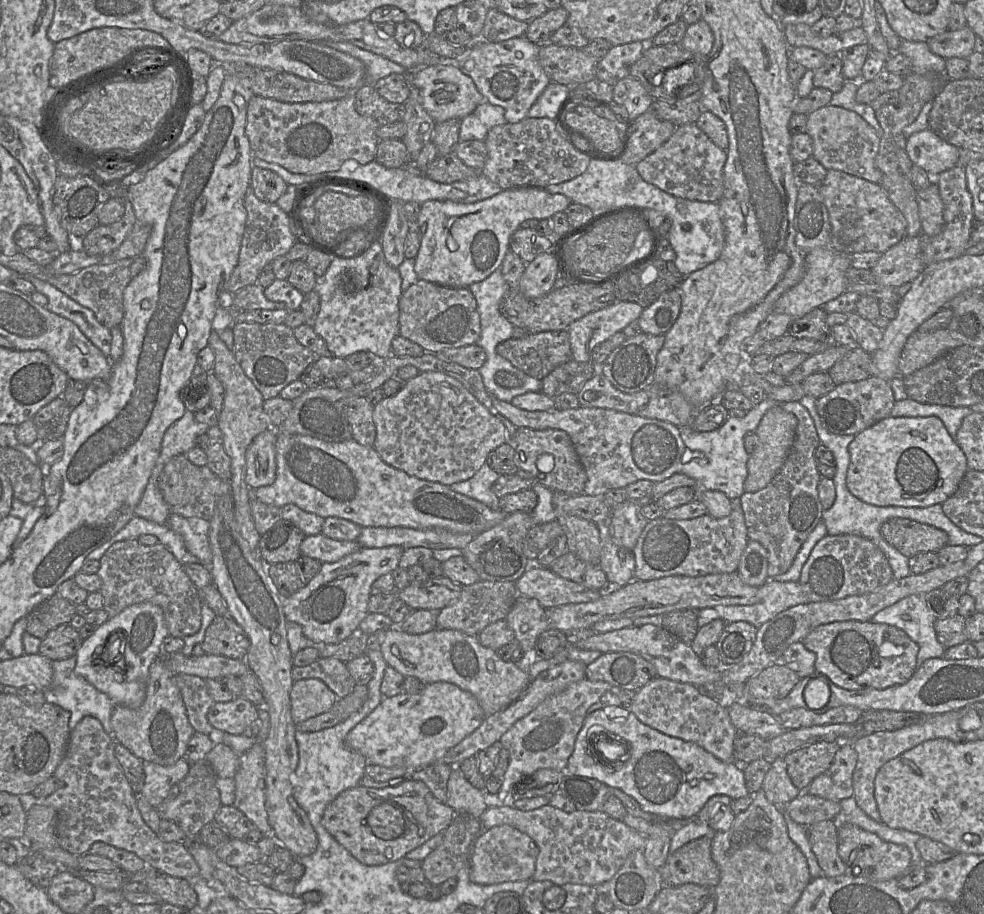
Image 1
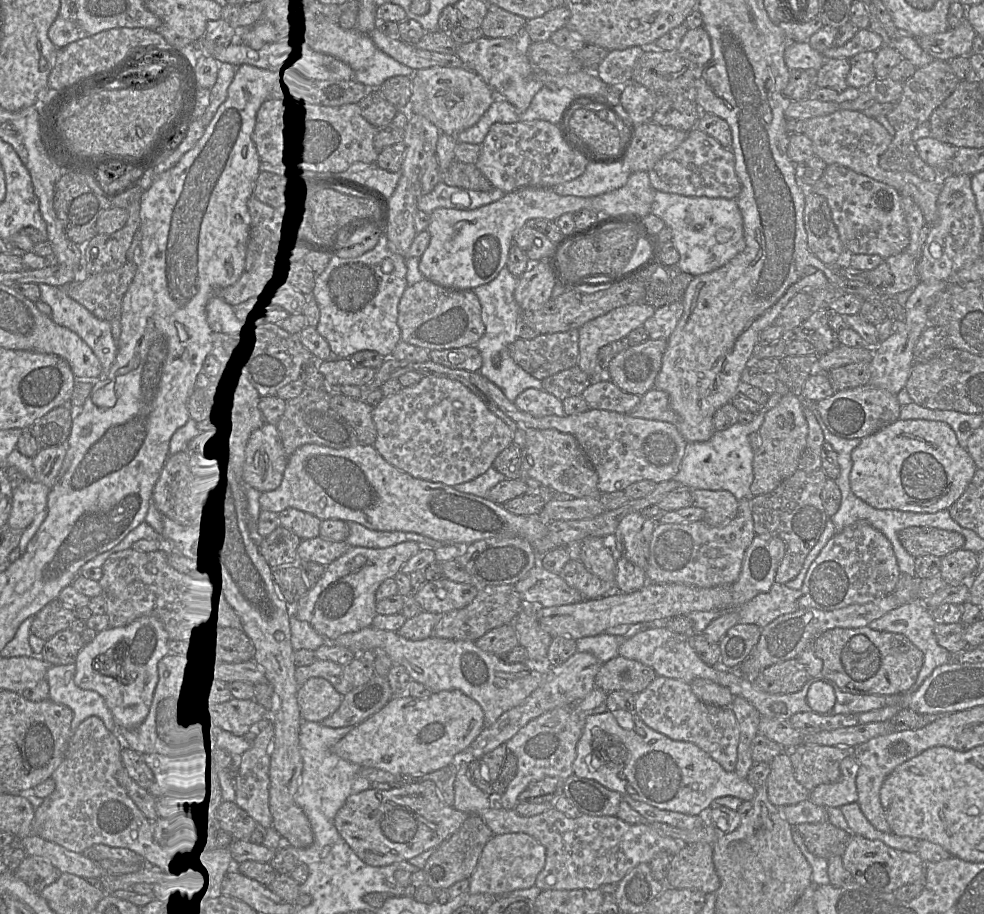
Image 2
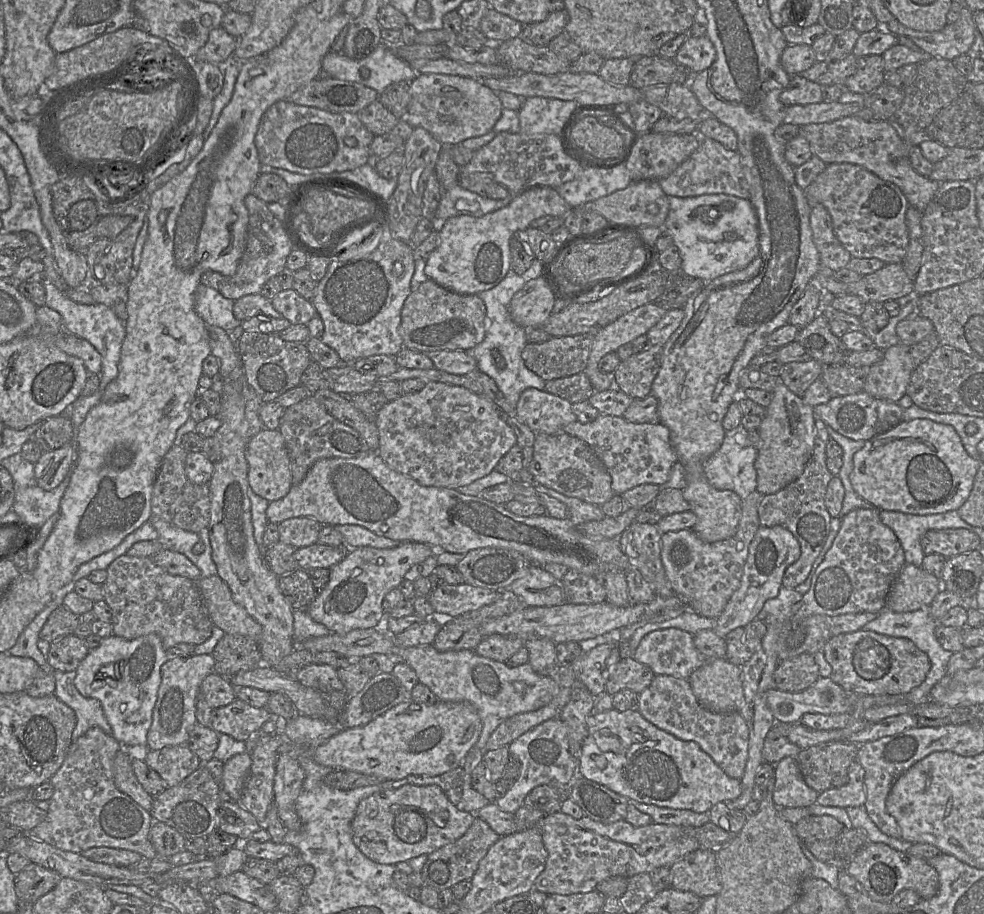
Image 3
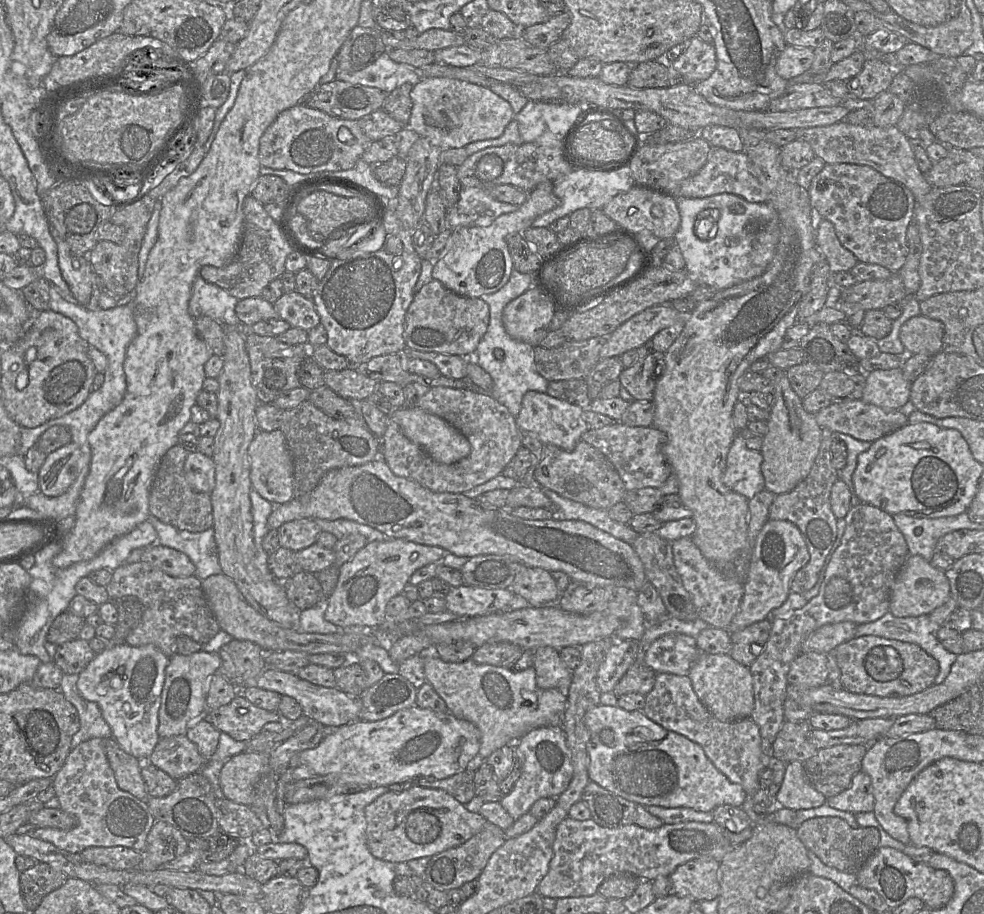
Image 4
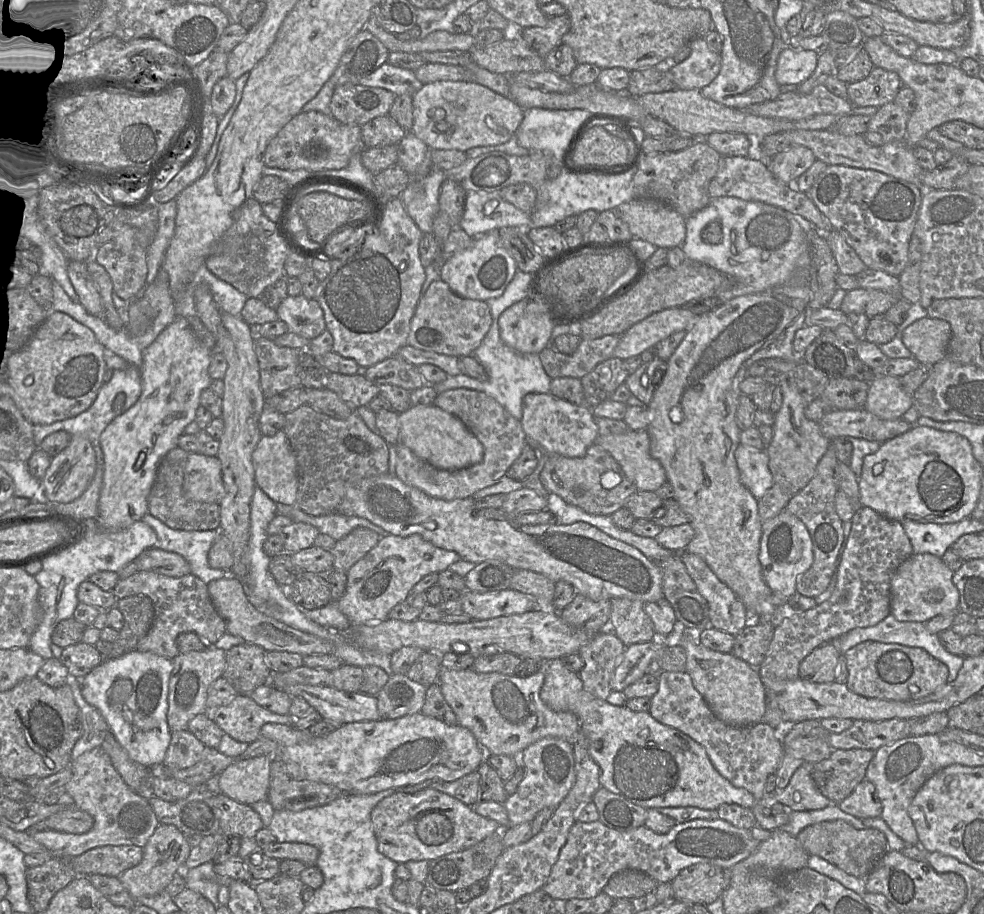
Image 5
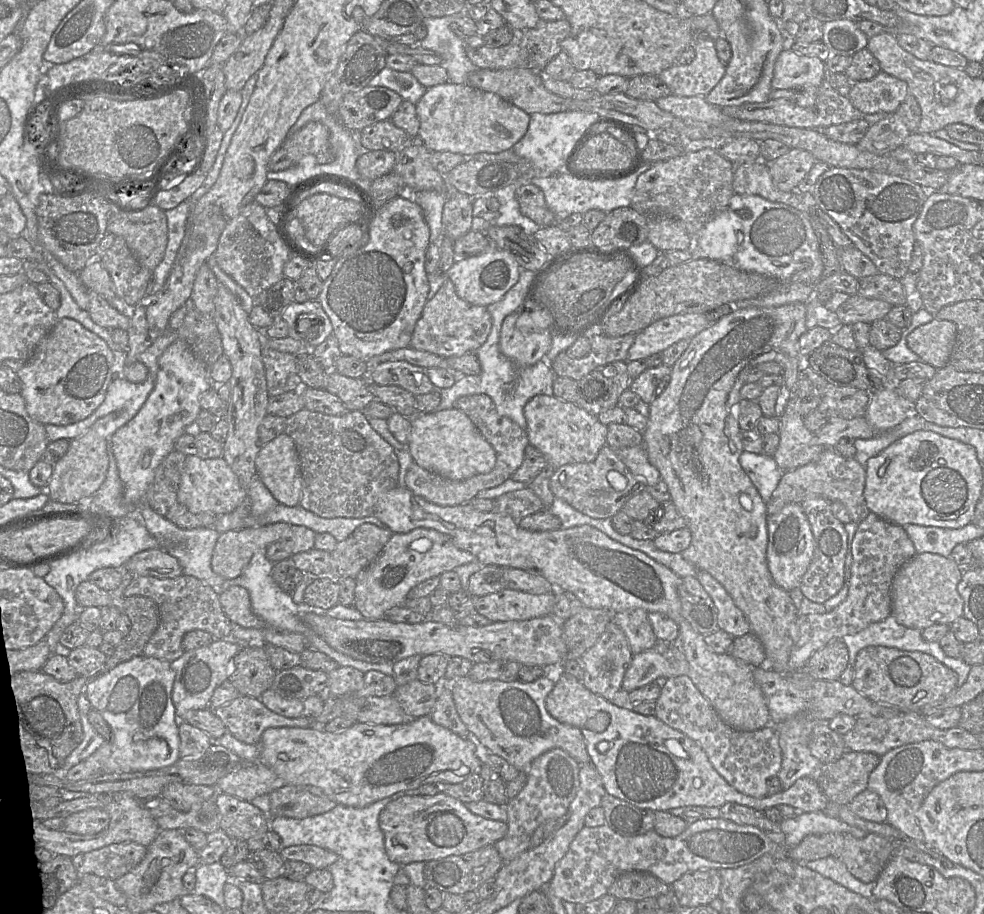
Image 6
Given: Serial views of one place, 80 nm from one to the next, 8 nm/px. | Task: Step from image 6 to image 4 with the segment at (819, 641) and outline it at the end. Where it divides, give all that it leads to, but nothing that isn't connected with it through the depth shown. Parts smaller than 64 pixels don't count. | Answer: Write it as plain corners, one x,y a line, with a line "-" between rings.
859,503
850,508
848,513
844,517
844,520
846,523
845,531
841,537
839,545
833,551
829,562
827,563
824,570
822,571
822,577
819,579
819,591
817,595
814,596
812,599
808,600
808,602
802,608
794,611
790,616
786,616
785,618
775,618
771,620
771,630
770,630
769,638
764,648
762,649
761,653
756,657
754,662
748,667
753,680
753,695
754,695
754,709
749,718
753,722
755,722
755,724
758,725
760,730
760,736
761,736
762,751
768,756
772,756
772,744
775,740
776,735
779,733
782,725
785,723
784,701
787,697
787,687
788,687
787,674
789,672
791,662
802,653
801,647
804,640
812,632
814,632
815,630
817,630
818,628
826,624
834,624
834,623
839,623
844,621
850,621
857,625
861,625
861,624
876,621
884,614
886,614
889,611
890,590
893,581
901,566
904,564
908,556
910,556
906,541
903,535
901,534
901,532
899,531
899,529
897,528
896,524
894,523
892,515
887,514
886,512
870,504

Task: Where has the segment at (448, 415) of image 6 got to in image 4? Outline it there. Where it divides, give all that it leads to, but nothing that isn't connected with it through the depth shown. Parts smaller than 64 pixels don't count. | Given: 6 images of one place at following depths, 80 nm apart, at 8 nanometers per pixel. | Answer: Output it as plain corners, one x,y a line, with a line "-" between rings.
405,406
391,413
403,434
421,446
435,461
453,464
470,454
467,438
442,418
416,406

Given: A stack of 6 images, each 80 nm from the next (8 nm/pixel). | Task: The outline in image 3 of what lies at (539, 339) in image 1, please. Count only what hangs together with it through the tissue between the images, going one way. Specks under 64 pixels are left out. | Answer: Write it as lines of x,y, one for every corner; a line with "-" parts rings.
594,335
551,337
542,343
527,343
521,353
525,366
545,381
583,372

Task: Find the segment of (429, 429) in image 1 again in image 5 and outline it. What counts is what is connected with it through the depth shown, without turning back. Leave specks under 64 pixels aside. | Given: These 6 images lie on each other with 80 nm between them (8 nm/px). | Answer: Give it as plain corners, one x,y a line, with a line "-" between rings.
467,388
446,390
437,394
433,405
459,418
483,445
484,456
480,463
448,471
438,469
420,459
401,442
391,445
395,446
397,452
396,476
405,484
418,488
432,497
447,501
466,499
478,490
496,484
506,475
526,445
526,434
520,421
494,398
483,392

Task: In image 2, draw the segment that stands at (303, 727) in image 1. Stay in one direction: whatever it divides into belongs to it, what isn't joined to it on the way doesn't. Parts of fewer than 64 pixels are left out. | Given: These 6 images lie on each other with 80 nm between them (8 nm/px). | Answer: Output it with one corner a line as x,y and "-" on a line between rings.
374,674
368,682
344,695
339,708
321,724
331,728
355,727
380,711
393,697
387,677

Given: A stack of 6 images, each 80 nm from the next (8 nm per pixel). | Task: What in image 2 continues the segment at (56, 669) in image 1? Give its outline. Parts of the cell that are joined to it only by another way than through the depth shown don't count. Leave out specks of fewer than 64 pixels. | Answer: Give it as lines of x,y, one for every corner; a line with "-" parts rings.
50,665
46,674
49,699
64,704
73,711
71,736
82,721
91,716
99,717
108,731
118,734
118,728
104,698
95,691
79,688
74,682
76,665

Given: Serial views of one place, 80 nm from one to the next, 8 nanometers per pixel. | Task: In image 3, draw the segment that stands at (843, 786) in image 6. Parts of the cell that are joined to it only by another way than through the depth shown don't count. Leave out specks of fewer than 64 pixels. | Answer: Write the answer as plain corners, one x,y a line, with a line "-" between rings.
831,742
803,749
796,760
805,783
818,793
844,786
848,782
848,768
857,760
859,745

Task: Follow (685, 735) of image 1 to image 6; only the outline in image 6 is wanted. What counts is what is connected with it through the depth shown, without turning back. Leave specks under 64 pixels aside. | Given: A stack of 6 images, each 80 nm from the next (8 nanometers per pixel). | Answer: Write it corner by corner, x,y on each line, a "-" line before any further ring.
689,676
666,680
655,701
655,717
694,740
707,754
715,770
736,790
754,798
767,796
767,781
777,776
782,751
776,726
770,723
756,731
737,731
727,726

